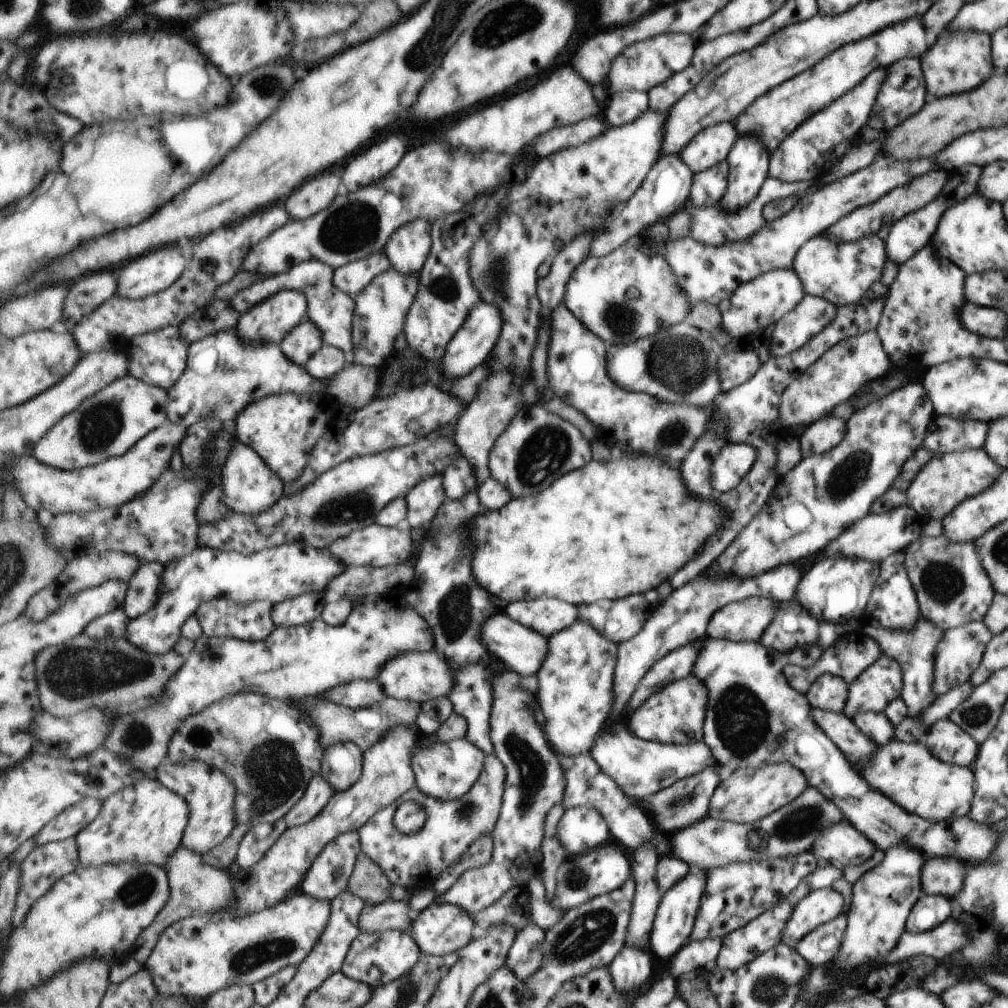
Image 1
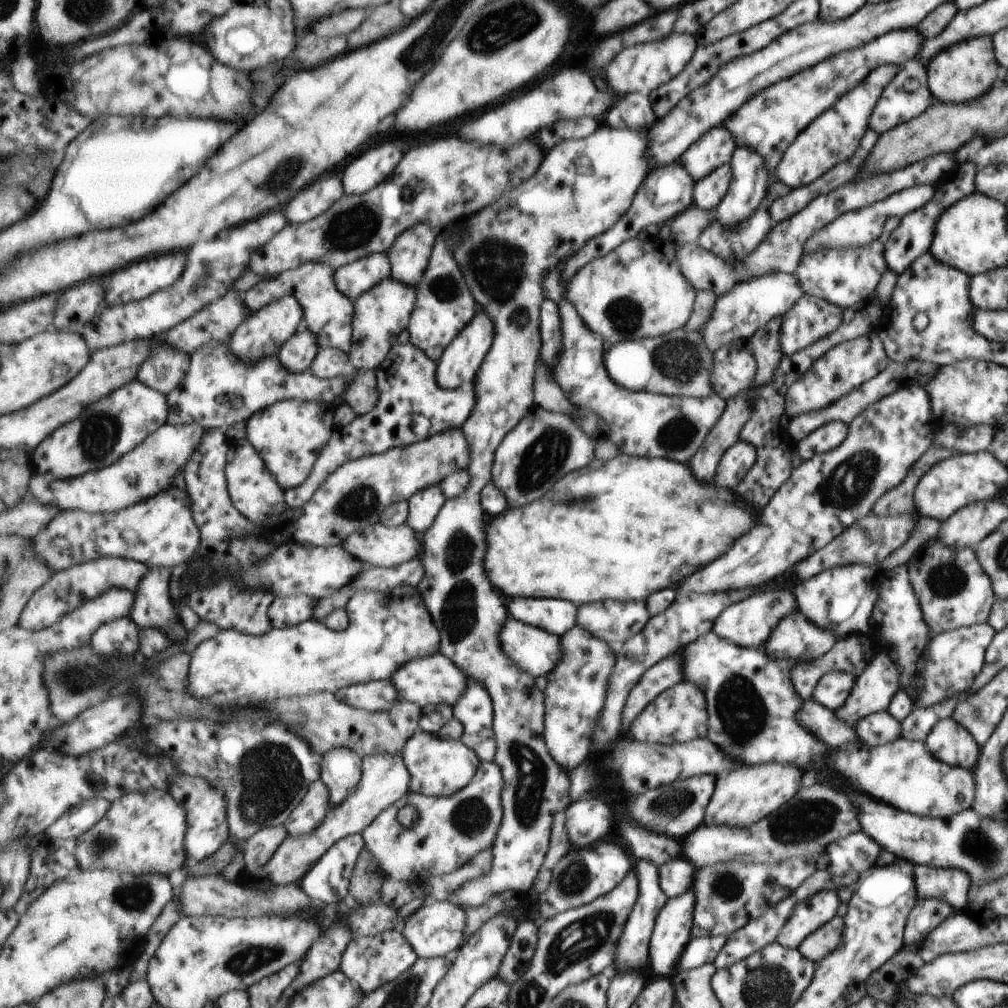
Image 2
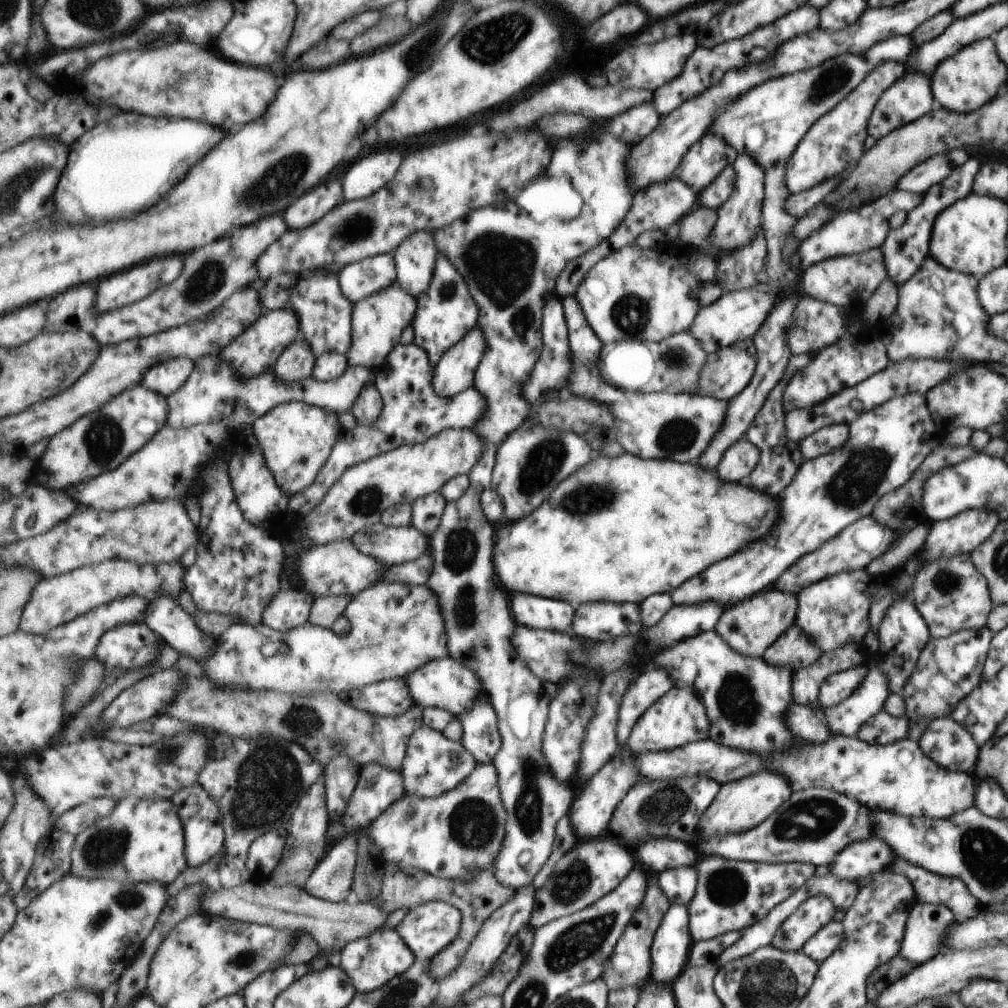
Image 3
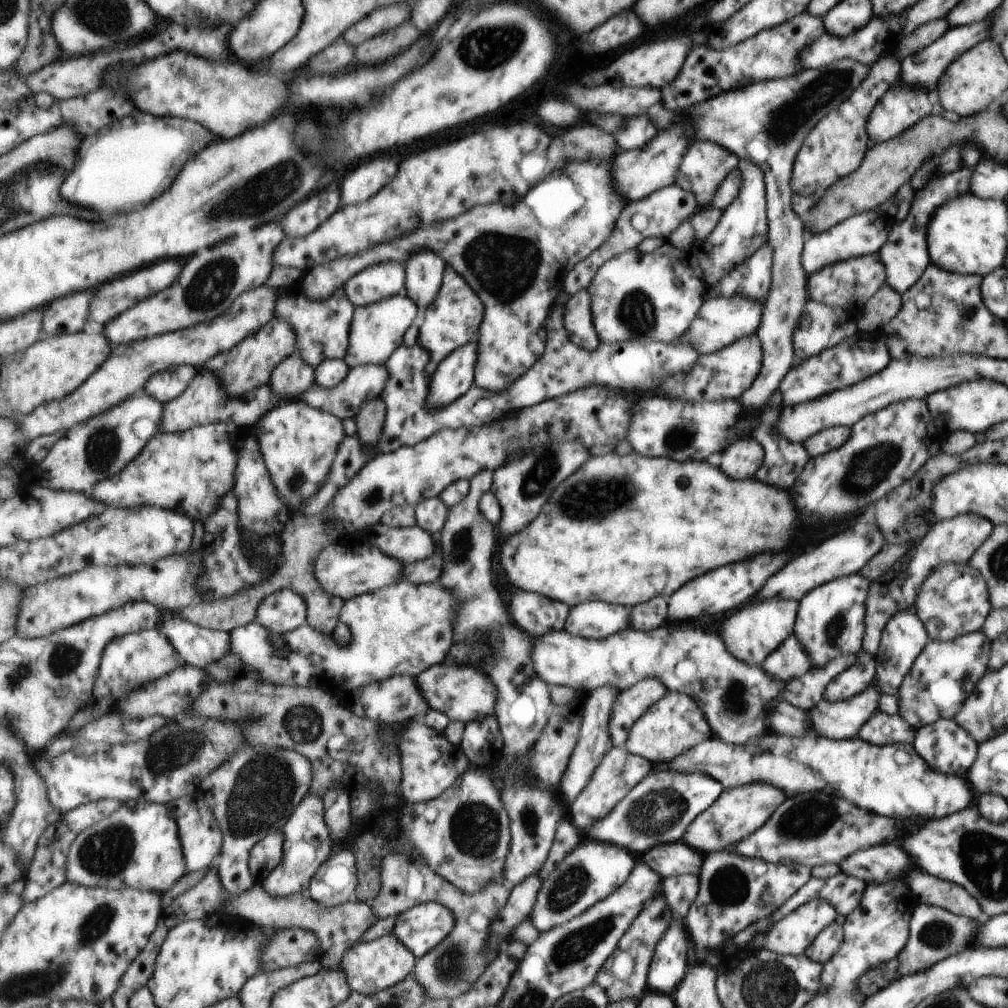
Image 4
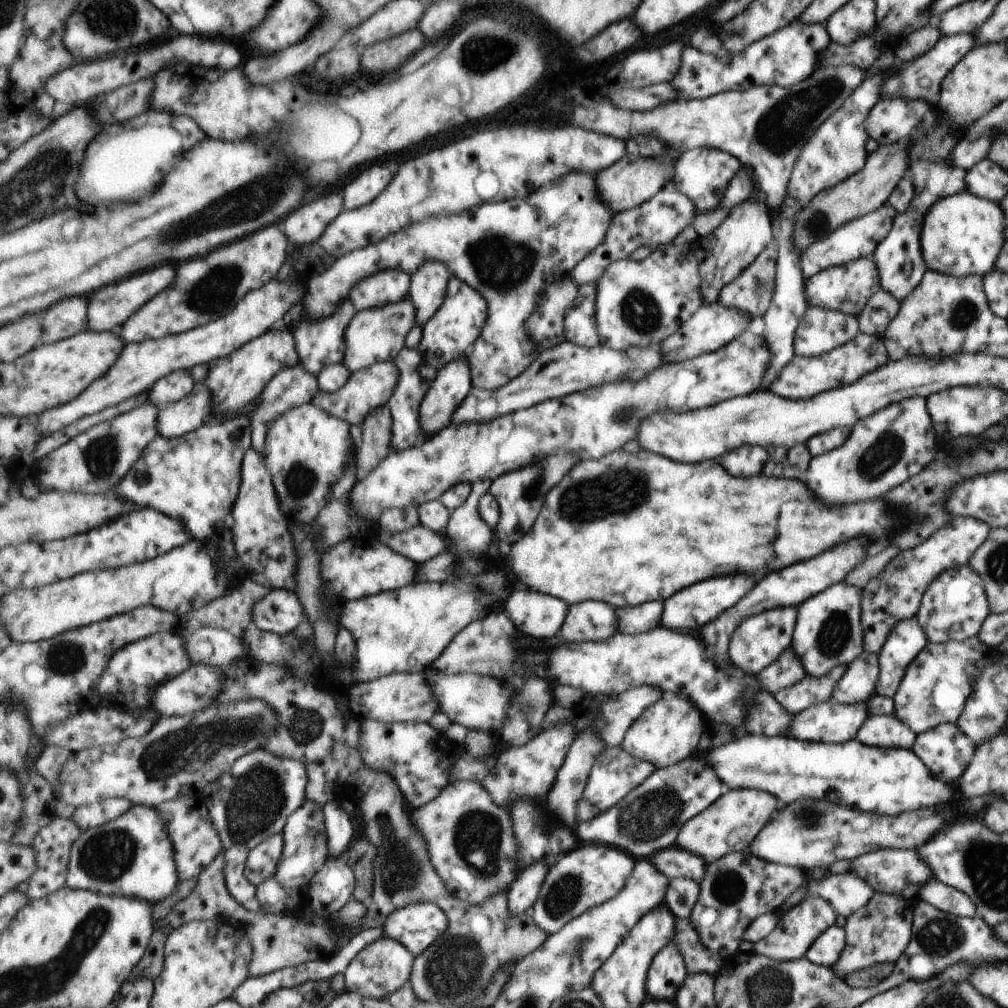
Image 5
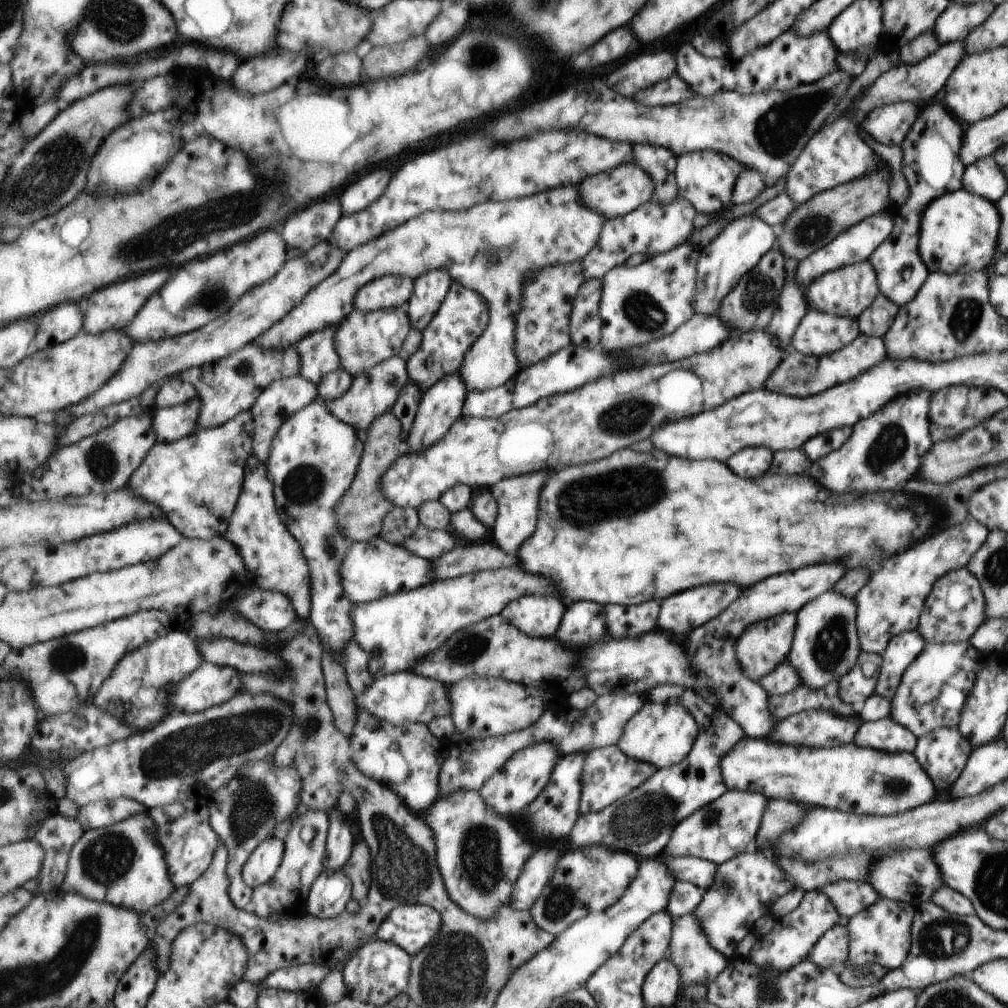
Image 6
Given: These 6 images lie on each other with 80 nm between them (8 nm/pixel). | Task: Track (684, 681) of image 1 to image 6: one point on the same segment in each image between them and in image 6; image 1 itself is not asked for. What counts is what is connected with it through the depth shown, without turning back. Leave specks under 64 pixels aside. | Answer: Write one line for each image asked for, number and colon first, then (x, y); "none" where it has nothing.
2: (679, 715)
3: (677, 718)
4: (674, 723)
5: (668, 730)
6: (662, 735)

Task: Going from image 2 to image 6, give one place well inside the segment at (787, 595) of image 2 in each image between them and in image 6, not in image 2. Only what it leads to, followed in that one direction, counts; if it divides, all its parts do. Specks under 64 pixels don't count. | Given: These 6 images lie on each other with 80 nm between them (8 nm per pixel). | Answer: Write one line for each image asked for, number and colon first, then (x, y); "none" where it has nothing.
3: (751, 626)
4: (750, 634)
5: (759, 640)
6: (764, 644)

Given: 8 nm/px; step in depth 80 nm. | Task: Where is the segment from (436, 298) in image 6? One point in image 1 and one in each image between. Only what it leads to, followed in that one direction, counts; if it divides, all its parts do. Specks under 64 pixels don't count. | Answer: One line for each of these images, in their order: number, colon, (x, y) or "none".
1: (408, 250)
2: (411, 254)
3: (416, 258)
4: (425, 271)
5: (429, 285)

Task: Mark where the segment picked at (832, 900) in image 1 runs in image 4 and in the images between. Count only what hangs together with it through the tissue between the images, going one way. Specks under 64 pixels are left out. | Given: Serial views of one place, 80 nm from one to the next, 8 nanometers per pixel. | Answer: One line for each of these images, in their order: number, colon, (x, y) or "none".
2: (808, 915)
3: (816, 912)
4: (791, 935)

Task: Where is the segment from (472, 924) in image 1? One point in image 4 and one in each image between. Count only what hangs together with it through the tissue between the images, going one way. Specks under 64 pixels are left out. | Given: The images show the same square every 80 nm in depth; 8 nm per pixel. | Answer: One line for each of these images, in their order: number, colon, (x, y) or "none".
2: (437, 929)
3: (428, 928)
4: (424, 926)

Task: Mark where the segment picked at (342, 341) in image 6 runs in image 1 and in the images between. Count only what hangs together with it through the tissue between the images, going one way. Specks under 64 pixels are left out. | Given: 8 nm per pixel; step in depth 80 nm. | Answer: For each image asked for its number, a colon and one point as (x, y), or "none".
1: (382, 309)
2: (381, 314)
3: (378, 322)
4: (377, 330)
5: (378, 334)

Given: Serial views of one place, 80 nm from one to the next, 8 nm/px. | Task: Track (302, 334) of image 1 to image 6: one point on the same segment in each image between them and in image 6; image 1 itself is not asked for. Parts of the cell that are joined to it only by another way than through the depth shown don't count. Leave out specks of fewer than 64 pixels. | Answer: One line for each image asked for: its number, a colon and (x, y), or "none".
2: (298, 353)
3: (297, 363)
4: (295, 376)
5: (292, 388)
6: (286, 397)

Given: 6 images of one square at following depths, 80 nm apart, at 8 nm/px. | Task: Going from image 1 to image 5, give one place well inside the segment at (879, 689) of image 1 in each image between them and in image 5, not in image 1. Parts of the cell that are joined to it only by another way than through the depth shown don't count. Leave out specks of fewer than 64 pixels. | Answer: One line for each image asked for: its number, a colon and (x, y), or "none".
2: (874, 687)
3: (846, 718)
4: (837, 721)
5: (829, 722)

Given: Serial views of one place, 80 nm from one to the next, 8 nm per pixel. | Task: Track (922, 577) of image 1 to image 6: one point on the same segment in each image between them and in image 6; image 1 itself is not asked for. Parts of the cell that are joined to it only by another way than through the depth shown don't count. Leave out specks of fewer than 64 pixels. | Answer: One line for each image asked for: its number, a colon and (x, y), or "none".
2: (953, 591)
3: (951, 595)
4: (953, 601)
5: (954, 607)
6: (954, 609)

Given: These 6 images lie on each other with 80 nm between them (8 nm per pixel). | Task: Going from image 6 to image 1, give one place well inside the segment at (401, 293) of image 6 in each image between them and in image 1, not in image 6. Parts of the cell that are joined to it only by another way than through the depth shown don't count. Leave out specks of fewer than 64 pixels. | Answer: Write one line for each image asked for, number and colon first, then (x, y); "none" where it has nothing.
1: (353, 278)
2: (353, 280)
3: (360, 280)
4: (376, 283)
5: (390, 286)

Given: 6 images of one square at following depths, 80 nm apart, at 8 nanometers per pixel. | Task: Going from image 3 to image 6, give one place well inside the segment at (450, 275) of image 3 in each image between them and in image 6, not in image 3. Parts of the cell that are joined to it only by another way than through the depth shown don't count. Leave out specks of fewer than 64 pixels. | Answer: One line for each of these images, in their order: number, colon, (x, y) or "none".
4: (454, 320)
5: (455, 327)
6: (465, 315)

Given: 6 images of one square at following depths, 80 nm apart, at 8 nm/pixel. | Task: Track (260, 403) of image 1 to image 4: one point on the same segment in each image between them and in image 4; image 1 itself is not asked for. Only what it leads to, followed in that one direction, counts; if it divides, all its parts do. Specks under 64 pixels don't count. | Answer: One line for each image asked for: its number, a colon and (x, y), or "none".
2: (290, 435)
3: (297, 438)
4: (300, 443)

